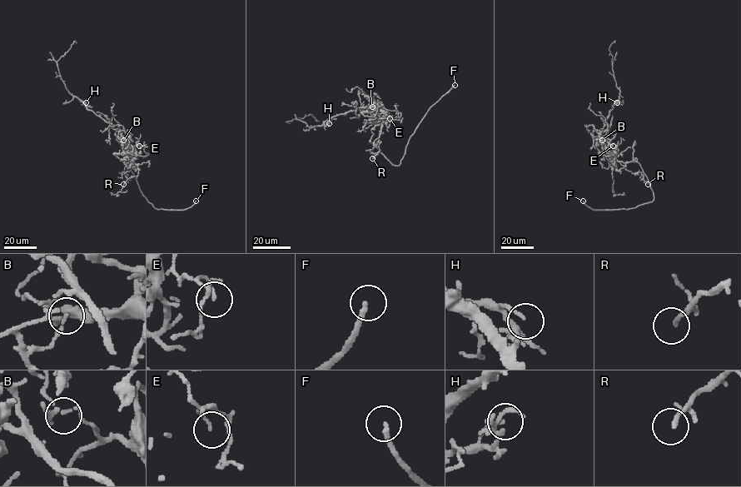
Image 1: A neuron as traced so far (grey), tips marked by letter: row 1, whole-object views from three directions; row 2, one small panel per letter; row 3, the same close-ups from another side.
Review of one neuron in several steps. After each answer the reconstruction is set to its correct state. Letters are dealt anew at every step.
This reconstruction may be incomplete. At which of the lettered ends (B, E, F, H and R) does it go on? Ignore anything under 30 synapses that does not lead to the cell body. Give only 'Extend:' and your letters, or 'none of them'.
Extend: F

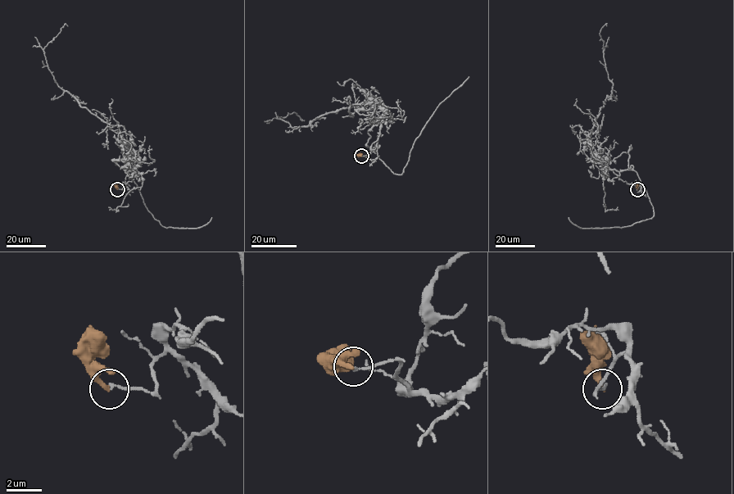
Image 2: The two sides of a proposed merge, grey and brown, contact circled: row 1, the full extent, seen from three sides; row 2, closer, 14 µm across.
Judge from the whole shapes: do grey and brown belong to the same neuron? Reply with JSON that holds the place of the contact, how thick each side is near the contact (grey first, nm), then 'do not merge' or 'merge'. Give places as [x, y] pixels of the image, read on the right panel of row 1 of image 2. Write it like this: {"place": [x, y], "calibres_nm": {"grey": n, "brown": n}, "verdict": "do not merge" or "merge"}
{"place": [637, 189], "calibres_nm": {"grey": 140, "brown": 280}, "verdict": "merge"}

